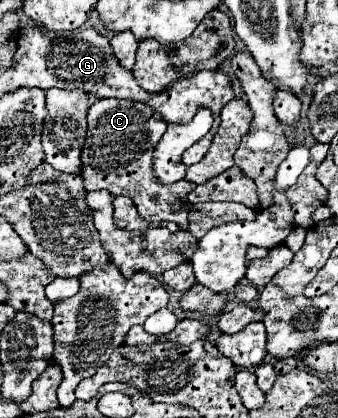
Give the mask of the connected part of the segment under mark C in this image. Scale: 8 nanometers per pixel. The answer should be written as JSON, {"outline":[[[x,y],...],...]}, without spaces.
{"outline":[[[102,98],[96,100],[90,110],[88,110],[88,136],[82,148],[82,178],[84,178],[84,188],[90,190],[102,190],[106,188],[112,196],[130,196],[132,202],[138,208],[138,214],[146,222],[160,222],[160,220],[172,220],[176,222],[182,230],[188,228],[188,210],[190,204],[186,200],[188,192],[196,188],[192,186],[162,186],[158,184],[158,178],[154,176],[152,170],[152,152],[158,140],[166,132],[166,122],[158,116],[158,112],[152,112],[150,106],[142,102],[130,102],[130,100],[118,100],[118,98]]]}

